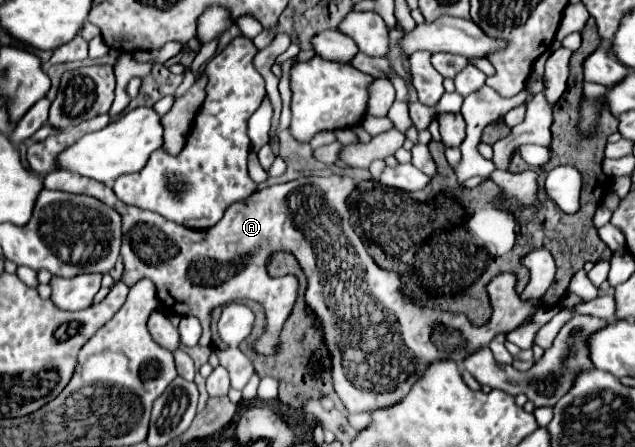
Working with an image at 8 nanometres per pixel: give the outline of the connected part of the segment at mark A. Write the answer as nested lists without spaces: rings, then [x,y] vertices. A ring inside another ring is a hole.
[[[52,171],[42,179],[44,189],[58,189],[66,193],[76,195],[90,195],[100,201],[104,201],[108,207],[116,209],[122,217],[122,261],[124,261],[124,273],[122,283],[132,287],[140,279],[150,279],[156,287],[156,297],[170,309],[174,309],[178,315],[194,315],[202,323],[202,336],[199,345],[210,345],[210,311],[226,305],[230,301],[240,299],[252,299],[264,305],[266,311],[266,329],[254,341],[254,351],[260,355],[274,355],[280,345],[280,329],[284,321],[288,319],[294,301],[296,301],[296,277],[280,277],[272,279],[266,271],[268,259],[272,253],[284,251],[292,253],[302,271],[308,279],[306,289],[306,309],[318,317],[322,323],[322,339],[330,353],[330,371],[332,371],[332,385],[340,401],[350,413],[360,411],[372,411],[378,407],[388,407],[404,397],[404,393],[410,391],[414,381],[422,375],[426,365],[436,357],[452,357],[454,361],[462,361],[470,353],[474,353],[480,347],[486,347],[494,335],[500,331],[508,333],[520,325],[524,317],[528,317],[532,311],[536,311],[536,301],[522,301],[516,293],[516,275],[514,273],[500,273],[488,283],[488,295],[494,307],[494,313],[490,321],[482,327],[476,327],[470,323],[470,319],[464,313],[446,313],[438,309],[418,307],[406,293],[402,285],[402,277],[396,271],[384,271],[380,269],[374,259],[368,255],[364,241],[354,233],[350,225],[350,209],[348,209],[348,197],[356,189],[356,181],[350,177],[330,175],[330,177],[298,177],[294,181],[272,185],[266,189],[260,189],[254,197],[250,197],[244,203],[234,203],[222,217],[218,225],[204,231],[194,231],[182,225],[176,225],[168,219],[164,219],[158,213],[144,211],[140,207],[130,207],[122,203],[114,191],[94,179],[68,173],[68,171]]]

